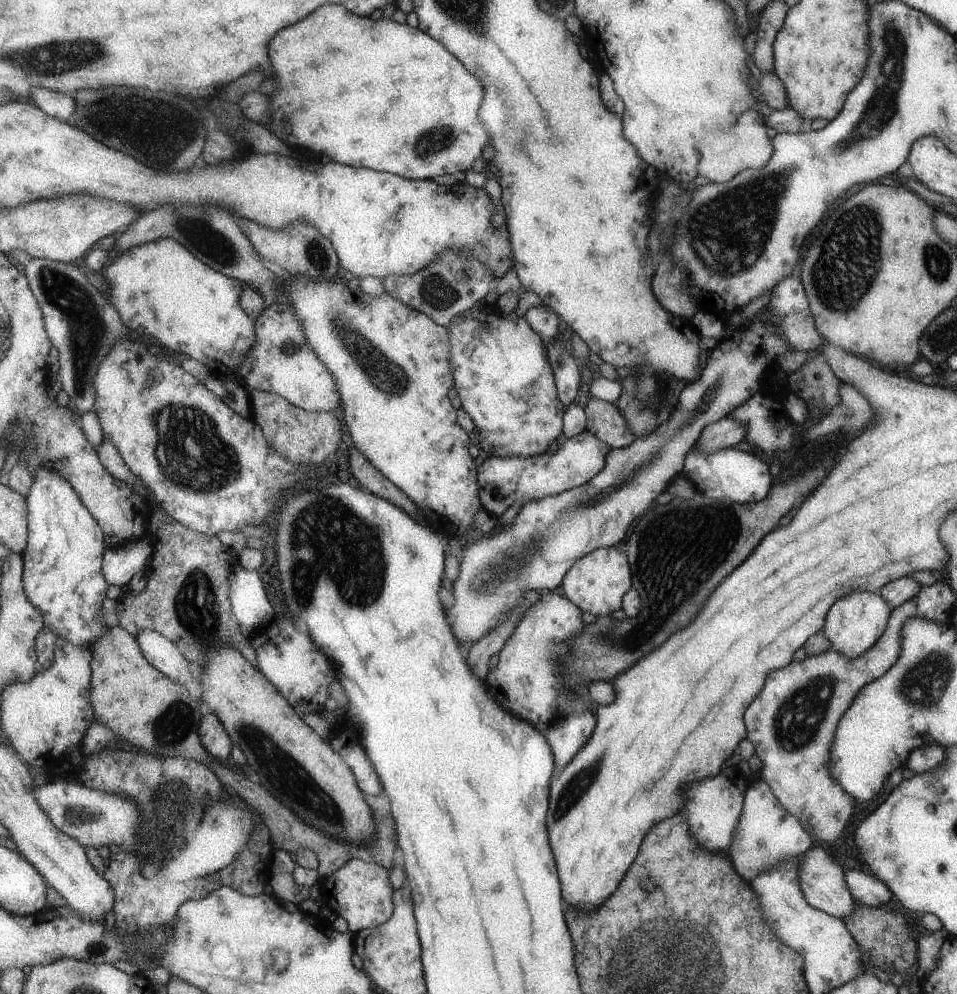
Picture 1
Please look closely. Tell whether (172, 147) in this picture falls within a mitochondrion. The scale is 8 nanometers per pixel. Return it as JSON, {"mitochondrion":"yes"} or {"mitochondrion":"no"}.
{"mitochondrion":"yes"}

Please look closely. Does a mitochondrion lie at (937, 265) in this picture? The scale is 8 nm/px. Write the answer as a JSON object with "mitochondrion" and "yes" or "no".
{"mitochondrion":"yes"}

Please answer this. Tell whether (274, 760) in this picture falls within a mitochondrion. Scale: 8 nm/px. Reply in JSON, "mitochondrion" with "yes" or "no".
{"mitochondrion":"yes"}

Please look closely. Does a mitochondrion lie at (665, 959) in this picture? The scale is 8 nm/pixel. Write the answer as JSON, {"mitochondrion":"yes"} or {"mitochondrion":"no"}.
{"mitochondrion":"yes"}

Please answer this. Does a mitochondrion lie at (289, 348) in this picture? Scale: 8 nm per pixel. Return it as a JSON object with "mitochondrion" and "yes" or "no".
{"mitochondrion":"yes"}

